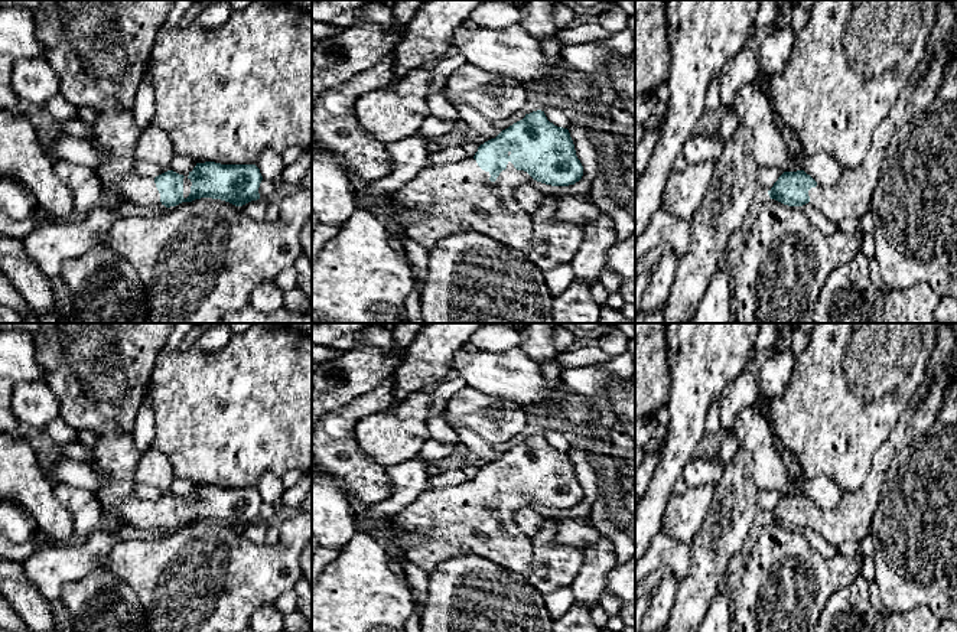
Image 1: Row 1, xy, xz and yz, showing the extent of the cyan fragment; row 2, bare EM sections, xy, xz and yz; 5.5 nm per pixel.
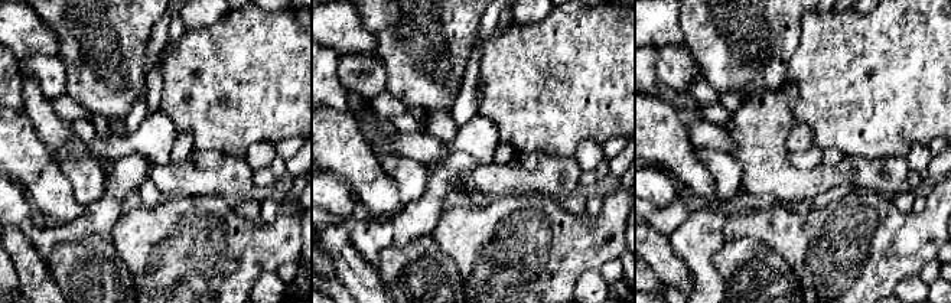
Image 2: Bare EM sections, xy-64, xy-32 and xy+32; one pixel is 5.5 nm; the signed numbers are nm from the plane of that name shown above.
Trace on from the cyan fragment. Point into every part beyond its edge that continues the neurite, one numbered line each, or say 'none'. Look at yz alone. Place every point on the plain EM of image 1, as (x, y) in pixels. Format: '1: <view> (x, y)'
1: yz (849, 520)

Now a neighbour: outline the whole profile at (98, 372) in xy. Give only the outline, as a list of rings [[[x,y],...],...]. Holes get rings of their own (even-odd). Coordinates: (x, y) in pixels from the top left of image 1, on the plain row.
[[[0,323],[0,332],[25,329],[35,341],[36,359],[45,368],[43,382],[56,397],[62,420],[89,430],[97,437],[114,431],[131,433],[137,411],[147,394],[157,354],[176,323]]]

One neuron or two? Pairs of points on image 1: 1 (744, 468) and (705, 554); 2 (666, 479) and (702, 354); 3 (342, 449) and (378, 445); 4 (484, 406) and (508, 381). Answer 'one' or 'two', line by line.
1: one
2: one
3: two
4: two

